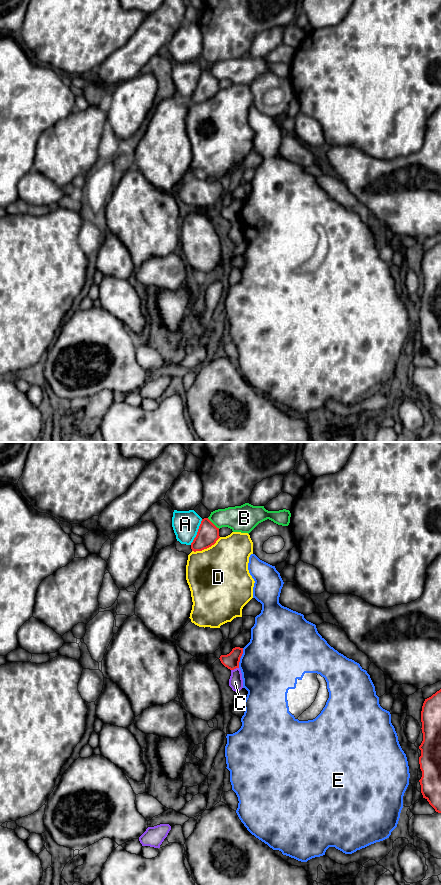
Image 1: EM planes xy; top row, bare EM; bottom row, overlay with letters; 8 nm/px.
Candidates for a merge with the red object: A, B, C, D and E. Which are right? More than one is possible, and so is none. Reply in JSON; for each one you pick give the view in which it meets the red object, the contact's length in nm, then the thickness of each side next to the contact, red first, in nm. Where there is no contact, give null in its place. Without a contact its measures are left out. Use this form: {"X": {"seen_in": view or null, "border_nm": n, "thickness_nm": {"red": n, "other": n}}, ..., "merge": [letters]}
{"merge": []}

